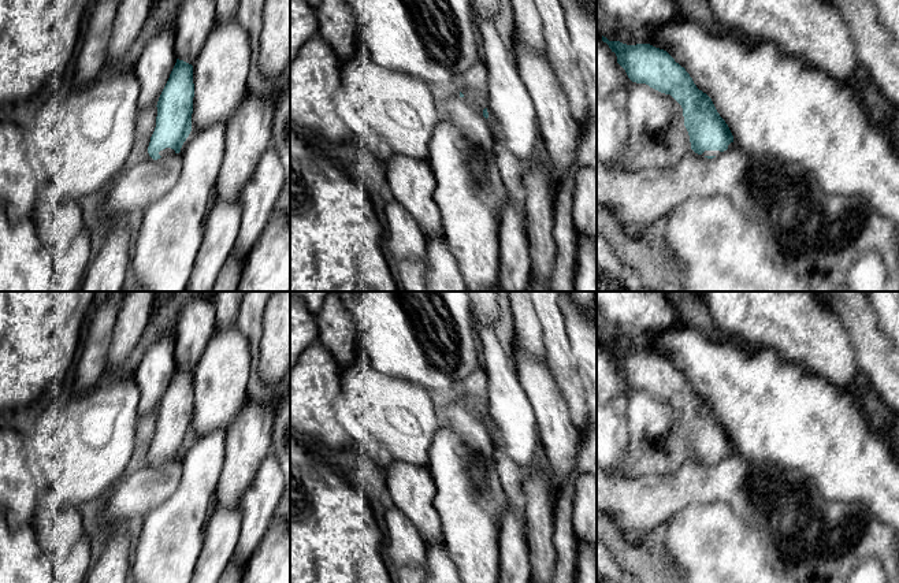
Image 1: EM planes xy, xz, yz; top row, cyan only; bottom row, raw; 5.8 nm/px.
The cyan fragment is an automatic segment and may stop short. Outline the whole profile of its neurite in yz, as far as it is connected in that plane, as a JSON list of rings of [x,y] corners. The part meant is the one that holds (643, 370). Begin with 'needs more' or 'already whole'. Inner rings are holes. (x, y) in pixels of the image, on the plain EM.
already whole; [[[603,342],[602,348],[616,360],[617,370],[632,389],[646,390],[670,401],[681,412],[684,432],[695,460],[728,456],[733,449],[728,431],[717,419],[712,405],[696,394],[686,375],[666,357],[650,350],[627,352],[609,348]]]

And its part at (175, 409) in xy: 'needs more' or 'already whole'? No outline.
already whole

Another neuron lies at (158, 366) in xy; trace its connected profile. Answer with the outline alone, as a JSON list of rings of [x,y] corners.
[[[161,335],[146,349],[133,378],[140,389],[140,415],[157,412],[175,370],[175,338]]]

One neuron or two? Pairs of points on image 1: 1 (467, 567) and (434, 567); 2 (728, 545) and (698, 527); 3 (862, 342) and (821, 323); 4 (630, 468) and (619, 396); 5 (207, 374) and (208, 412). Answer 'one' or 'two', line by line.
1: two
2: one
3: two
4: two
5: one

